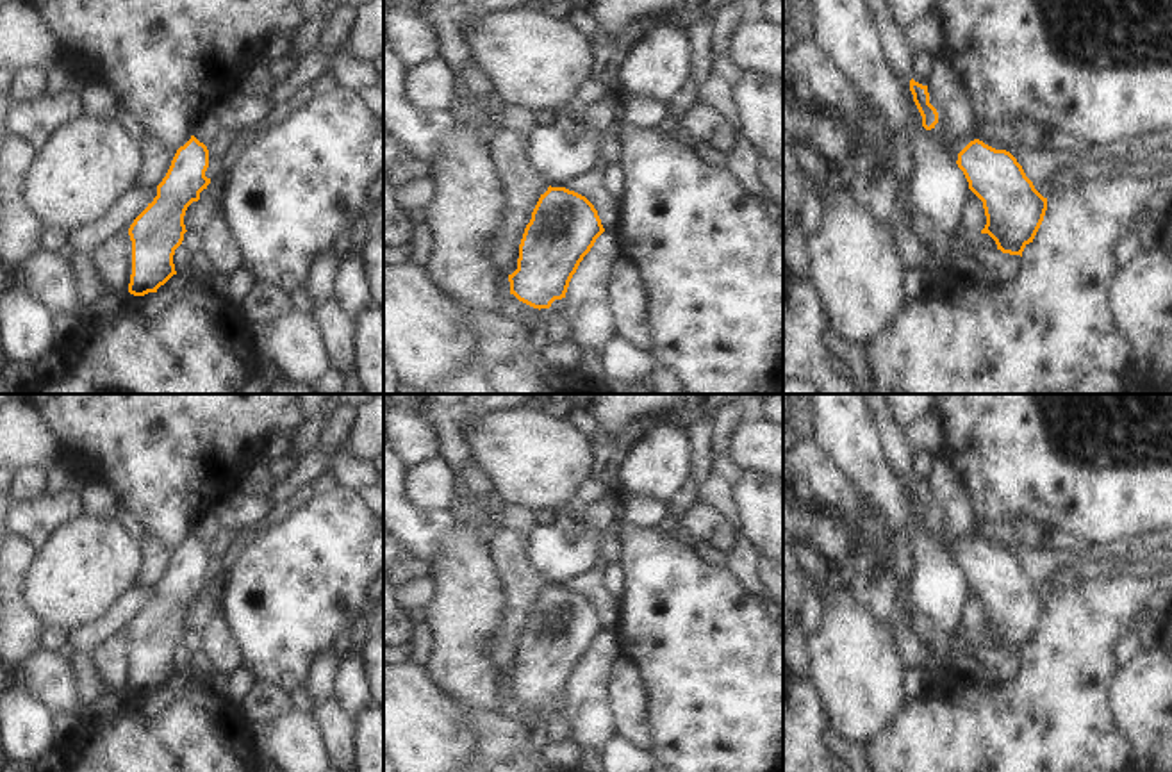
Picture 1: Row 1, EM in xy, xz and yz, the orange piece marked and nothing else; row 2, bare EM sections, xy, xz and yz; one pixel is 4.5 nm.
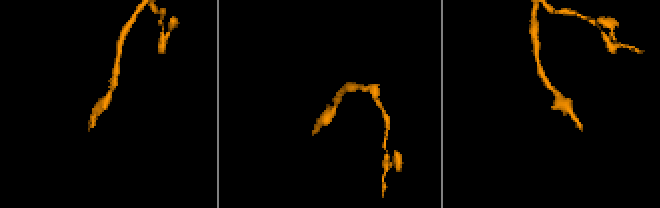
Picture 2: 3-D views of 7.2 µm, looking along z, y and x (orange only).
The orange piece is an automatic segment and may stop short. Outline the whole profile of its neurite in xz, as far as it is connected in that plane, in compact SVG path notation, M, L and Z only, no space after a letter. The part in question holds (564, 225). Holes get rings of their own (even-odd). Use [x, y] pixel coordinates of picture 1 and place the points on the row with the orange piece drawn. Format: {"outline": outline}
{"outline": "M549 185L524 228L517 269L508 275L510 294L539 310L565 298L573 275L603 232L585 196Z"}

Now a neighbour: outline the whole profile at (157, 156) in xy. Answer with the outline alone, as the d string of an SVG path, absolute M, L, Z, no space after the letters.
M148 132L141 144L144 148L144 173L139 187L152 189L166 177L177 150Z

